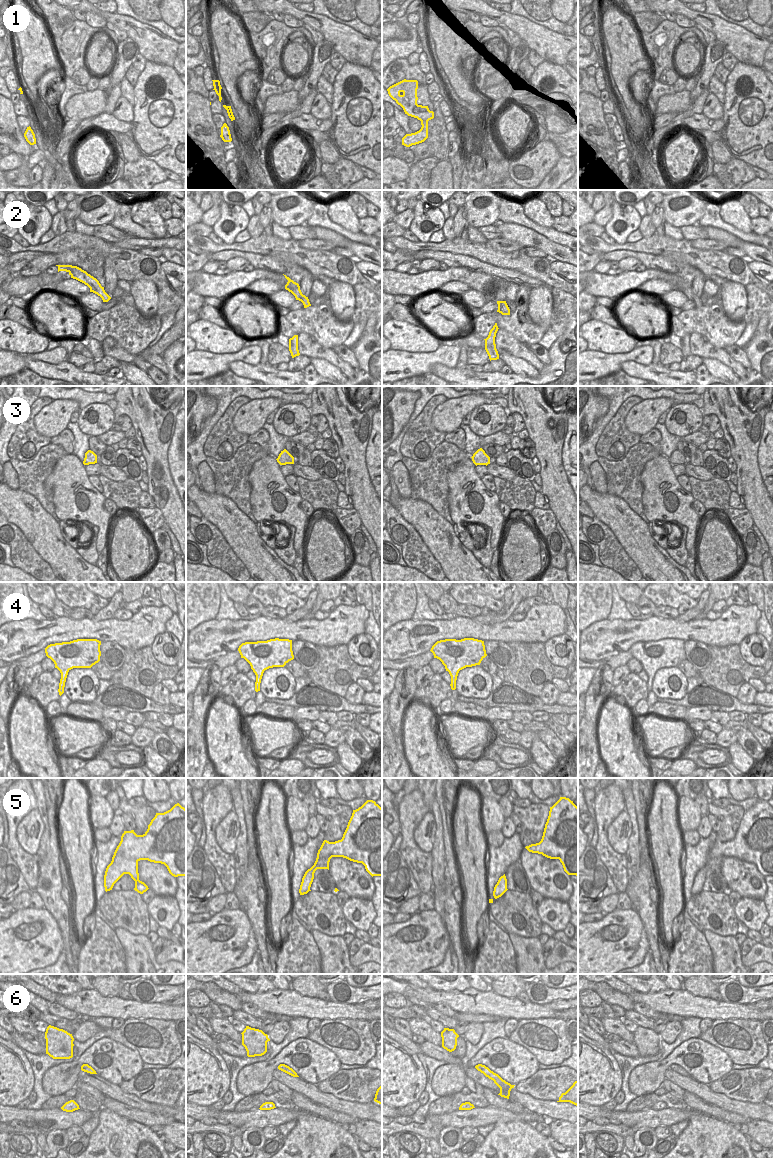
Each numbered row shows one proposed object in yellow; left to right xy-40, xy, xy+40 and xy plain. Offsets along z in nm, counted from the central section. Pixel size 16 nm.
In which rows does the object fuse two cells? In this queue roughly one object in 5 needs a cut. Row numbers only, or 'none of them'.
1, 2

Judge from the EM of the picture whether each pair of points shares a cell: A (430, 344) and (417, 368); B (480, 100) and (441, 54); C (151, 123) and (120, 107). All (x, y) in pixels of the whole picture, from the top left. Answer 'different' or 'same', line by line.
A: different
B: different
C: different

